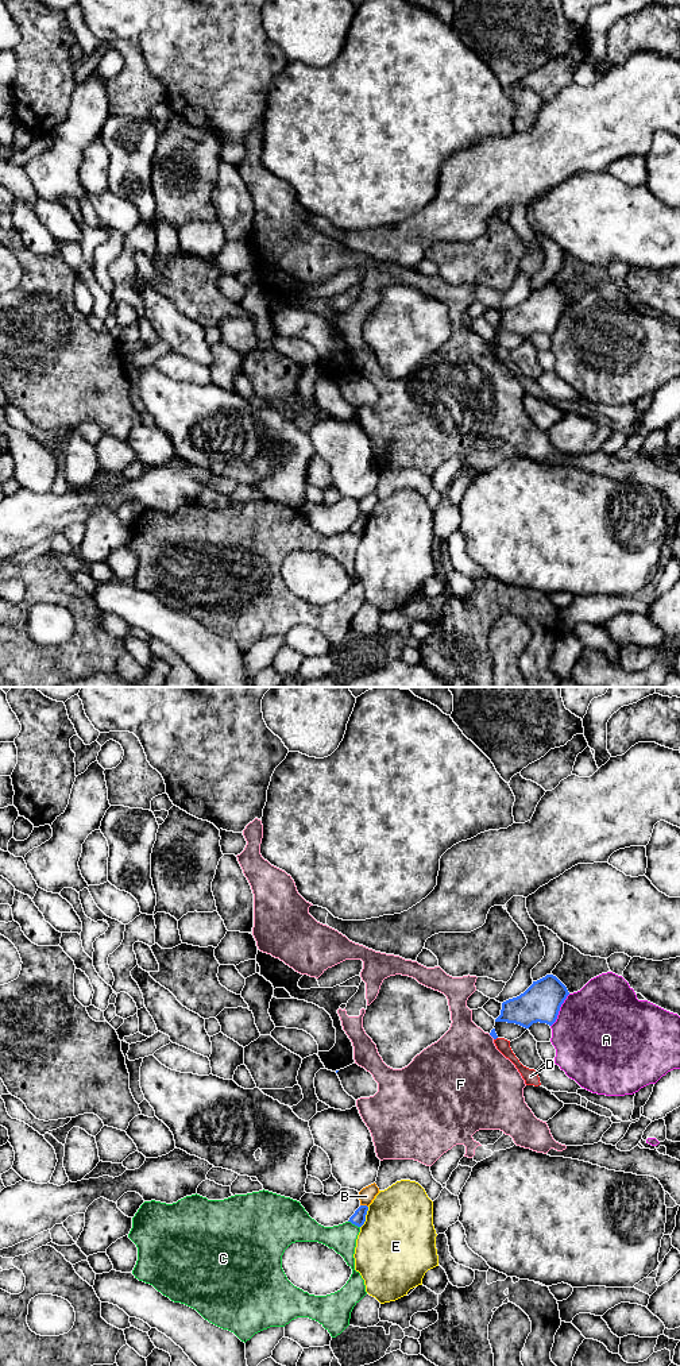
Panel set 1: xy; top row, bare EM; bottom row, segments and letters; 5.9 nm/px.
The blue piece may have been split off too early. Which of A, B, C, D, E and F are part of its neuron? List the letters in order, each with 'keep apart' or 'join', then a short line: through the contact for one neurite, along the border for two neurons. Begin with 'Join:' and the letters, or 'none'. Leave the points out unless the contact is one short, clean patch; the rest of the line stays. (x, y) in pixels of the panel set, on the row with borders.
Join: none
A: keep apart
B: keep apart
C: keep apart
D: keep apart
E: keep apart
F: keep apart

